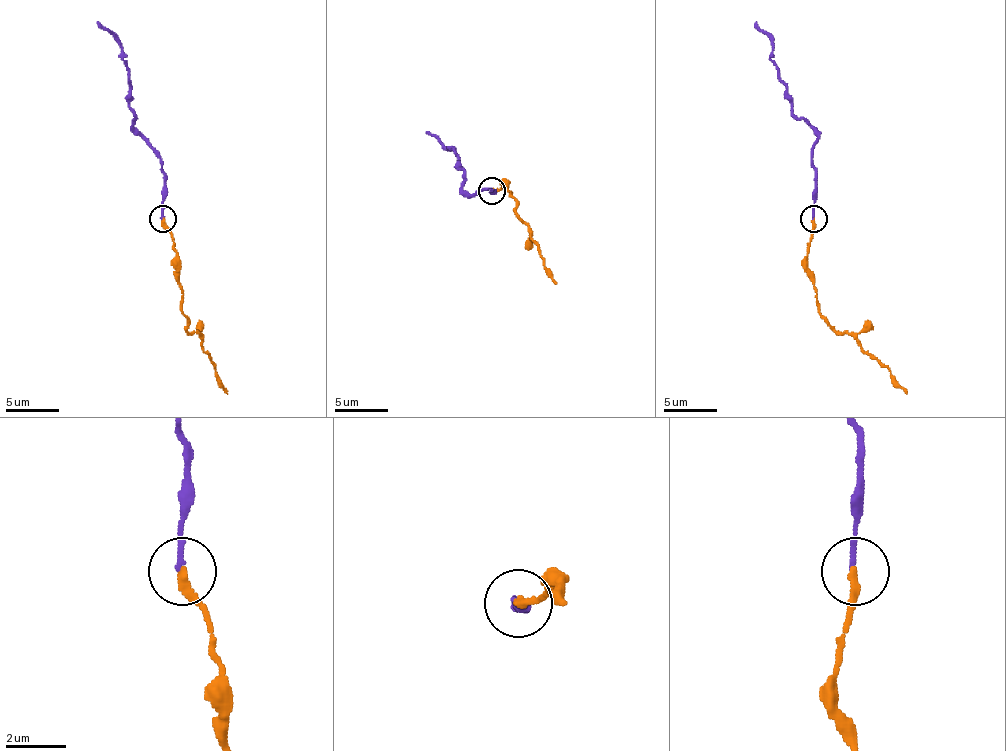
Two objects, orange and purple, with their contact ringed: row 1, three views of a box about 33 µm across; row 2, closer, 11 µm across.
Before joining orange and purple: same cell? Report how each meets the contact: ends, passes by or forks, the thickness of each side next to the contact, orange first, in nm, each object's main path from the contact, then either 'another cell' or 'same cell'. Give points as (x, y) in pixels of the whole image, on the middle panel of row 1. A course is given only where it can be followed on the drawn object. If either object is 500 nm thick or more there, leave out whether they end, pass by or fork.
orange ends; purple ends; calibres 280 and 150 nm; course orange (492, 191), (506, 183), (543, 267), (557, 283); course purple (490, 189), (468, 194), (463, 189), (463, 170), (449, 148), (425, 132); same cell

